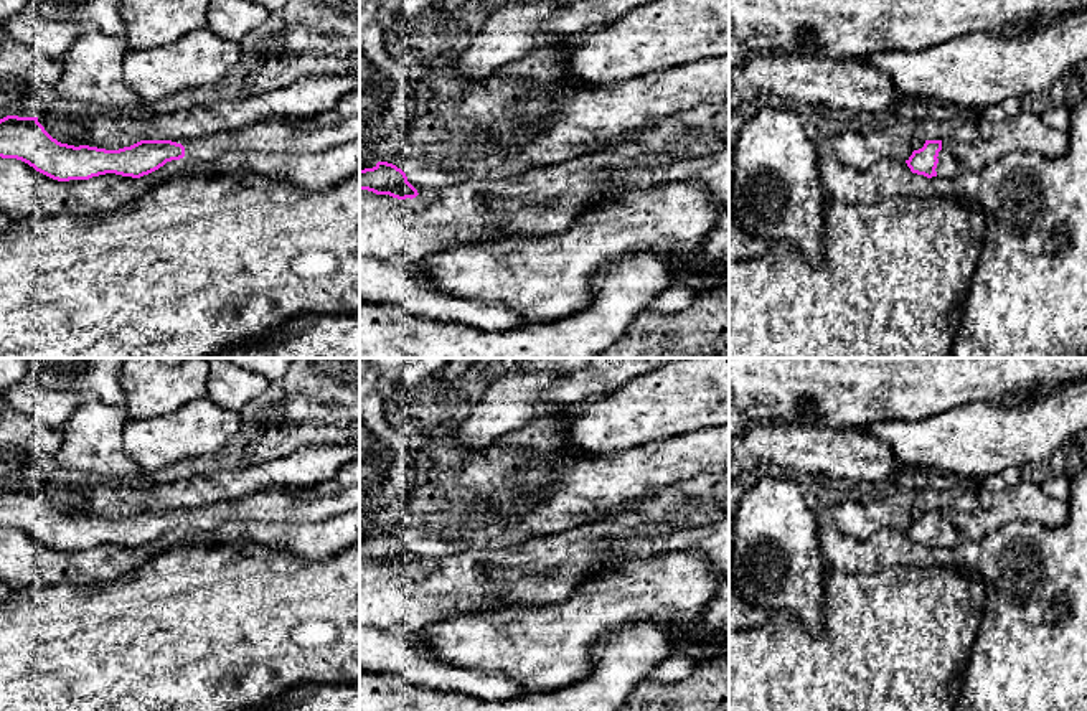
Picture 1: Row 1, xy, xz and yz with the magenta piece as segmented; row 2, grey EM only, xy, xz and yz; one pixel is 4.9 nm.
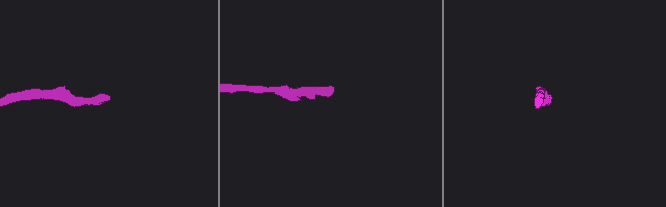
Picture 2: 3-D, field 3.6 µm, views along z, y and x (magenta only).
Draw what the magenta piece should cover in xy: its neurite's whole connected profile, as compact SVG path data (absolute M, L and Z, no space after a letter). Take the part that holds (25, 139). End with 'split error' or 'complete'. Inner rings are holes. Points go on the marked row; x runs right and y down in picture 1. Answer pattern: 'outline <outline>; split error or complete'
outline M7 115L0 119L0 157L21 160L58 181L106 173L140 178L183 158L185 147L172 140L140 140L119 150L74 147L53 139L38 117Z; complete

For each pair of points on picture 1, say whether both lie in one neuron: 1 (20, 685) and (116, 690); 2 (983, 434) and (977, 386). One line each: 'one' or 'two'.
1: one
2: two

